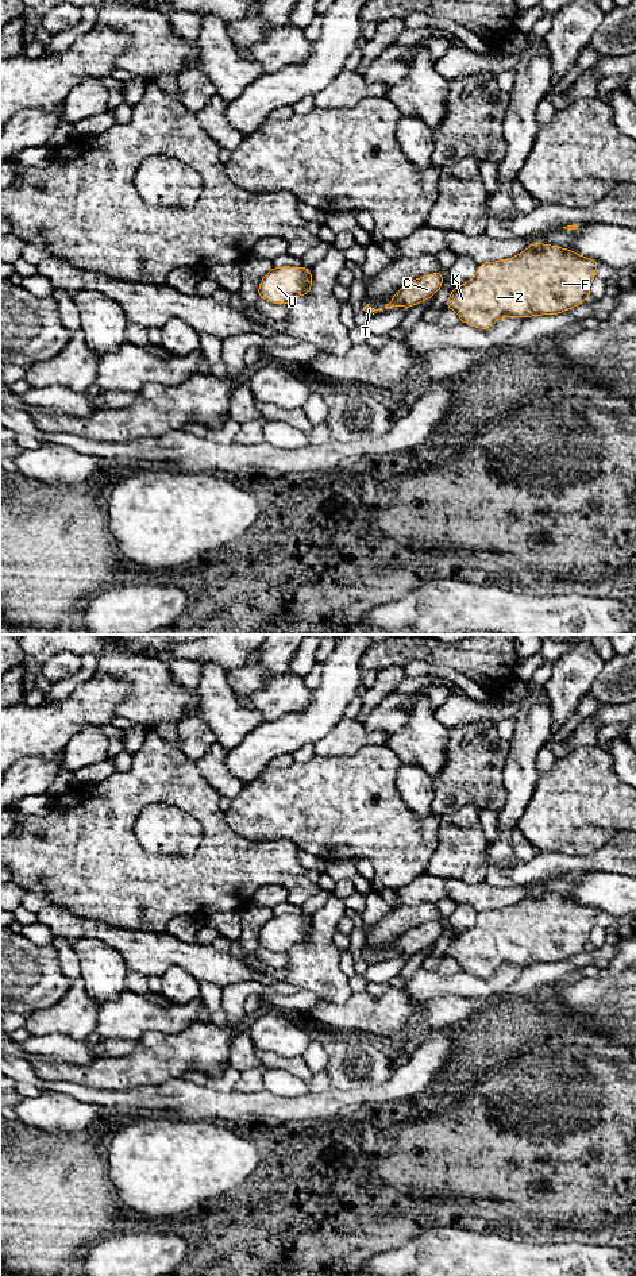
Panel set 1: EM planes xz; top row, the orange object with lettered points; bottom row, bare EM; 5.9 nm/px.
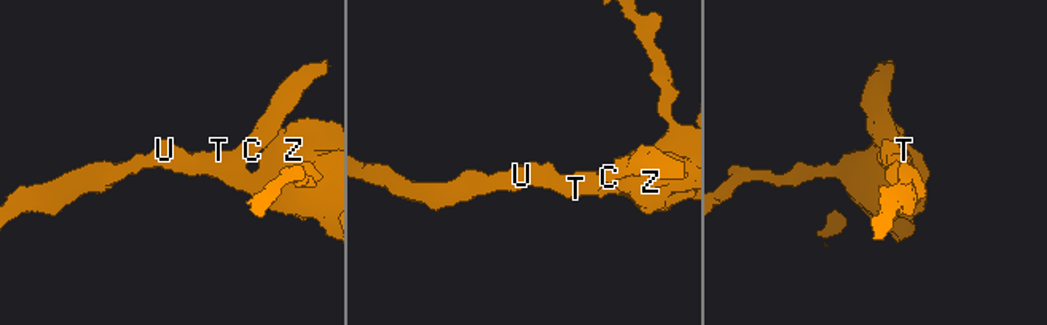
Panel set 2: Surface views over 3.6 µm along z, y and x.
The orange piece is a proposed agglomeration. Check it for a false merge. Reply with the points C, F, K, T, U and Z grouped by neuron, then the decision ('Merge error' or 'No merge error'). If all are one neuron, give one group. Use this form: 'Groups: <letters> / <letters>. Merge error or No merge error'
Groups: C F K T U Z. No merge error

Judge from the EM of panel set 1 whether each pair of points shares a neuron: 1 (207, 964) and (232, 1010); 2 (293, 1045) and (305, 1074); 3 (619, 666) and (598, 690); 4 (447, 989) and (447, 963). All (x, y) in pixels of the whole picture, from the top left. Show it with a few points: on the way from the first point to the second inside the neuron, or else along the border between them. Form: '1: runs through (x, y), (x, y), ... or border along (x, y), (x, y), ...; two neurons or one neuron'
1: border along (253, 980), (232, 982), (222, 989); two neurons
2: border along (266, 1049), (288, 1057), (301, 1056); two neurons
3: runs through (616, 671), (604, 685); one neuron
4: border along (461, 970), (451, 975), (440, 975), (435, 971); two neurons

